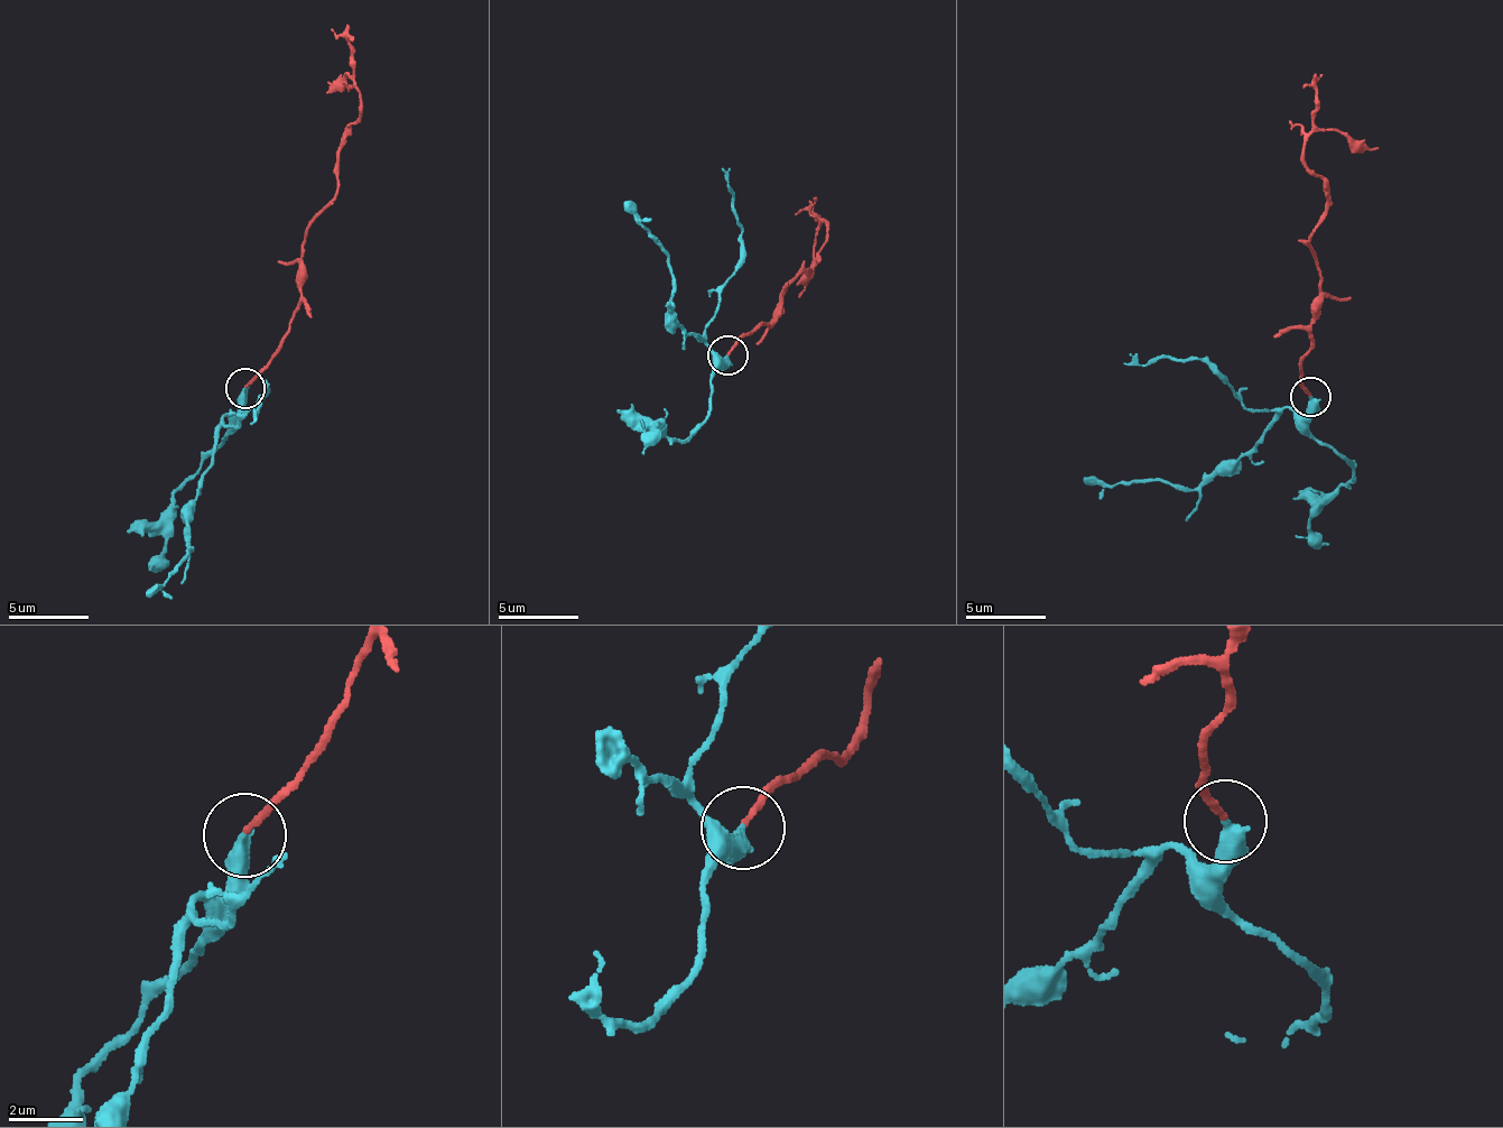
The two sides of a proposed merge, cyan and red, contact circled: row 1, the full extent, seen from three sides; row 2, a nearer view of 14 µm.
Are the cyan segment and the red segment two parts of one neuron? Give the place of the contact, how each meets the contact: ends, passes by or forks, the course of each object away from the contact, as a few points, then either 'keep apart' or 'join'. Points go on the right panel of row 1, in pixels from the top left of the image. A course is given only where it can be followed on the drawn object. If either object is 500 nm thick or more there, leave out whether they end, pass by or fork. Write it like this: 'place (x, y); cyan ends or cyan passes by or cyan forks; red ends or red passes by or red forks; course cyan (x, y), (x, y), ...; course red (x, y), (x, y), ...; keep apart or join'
place (1310, 397); cyan ends; red ends; course cyan (1309, 397), (1309, 412), (1283, 410), (1263, 442), (1194, 487), (1146, 480), (1112, 486), (1083, 475); course red (1309, 394), (1320, 268), (1309, 238), (1326, 178), (1302, 145), (1338, 128), (1378, 147); join

